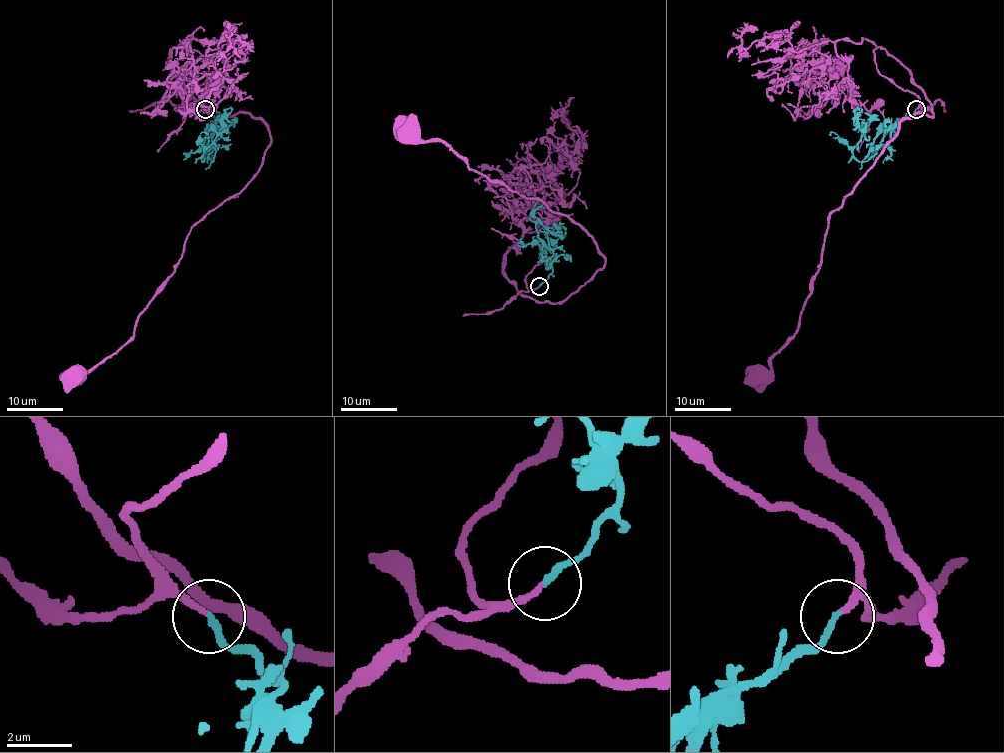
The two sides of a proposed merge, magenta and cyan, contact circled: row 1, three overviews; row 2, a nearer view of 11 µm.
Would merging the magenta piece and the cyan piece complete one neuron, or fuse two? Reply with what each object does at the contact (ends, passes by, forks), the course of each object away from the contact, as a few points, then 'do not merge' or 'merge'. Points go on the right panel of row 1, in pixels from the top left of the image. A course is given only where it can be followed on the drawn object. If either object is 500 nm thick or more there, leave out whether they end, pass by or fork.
magenta ends there; cyan ends there; magenta runs (916, 109), (873, 51), (909, 72), (933, 115), (900, 123), (829, 215), (795, 333), (758, 379); cyan runs (916, 109), (859, 161), (852, 149), (866, 125), (869, 116), (865, 112); merge

